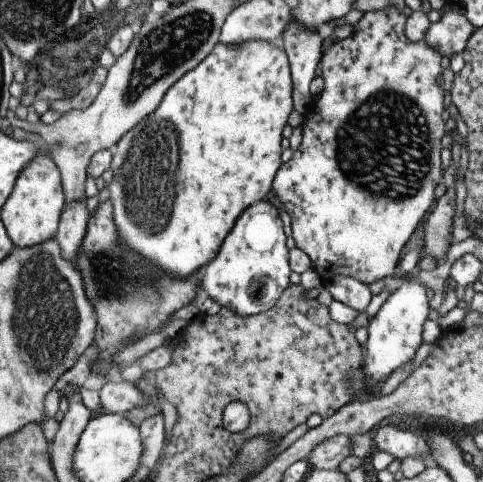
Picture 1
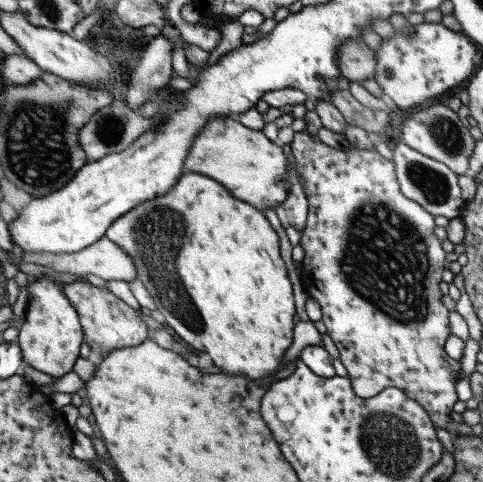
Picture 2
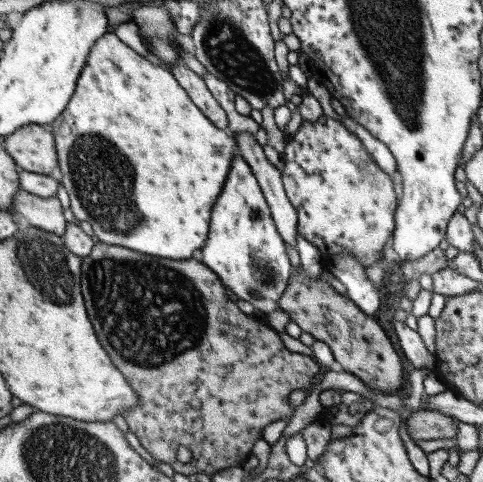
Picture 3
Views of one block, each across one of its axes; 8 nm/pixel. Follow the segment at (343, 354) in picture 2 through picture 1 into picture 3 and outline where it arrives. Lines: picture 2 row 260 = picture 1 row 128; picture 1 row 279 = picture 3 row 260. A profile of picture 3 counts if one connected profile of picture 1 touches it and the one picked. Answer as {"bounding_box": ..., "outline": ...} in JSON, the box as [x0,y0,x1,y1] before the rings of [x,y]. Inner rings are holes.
{"bounding_box":[281,116,399,270],"outline":[[[325,116],[317,118],[315,122],[301,122],[295,134],[287,136],[285,140],[281,164],[281,182],[289,202],[297,212],[297,234],[321,250],[325,262],[333,262],[339,256],[351,256],[365,270],[373,264],[385,262],[383,246],[387,240],[391,240],[395,230],[399,184],[375,164],[353,132],[347,132],[343,124]]]}

